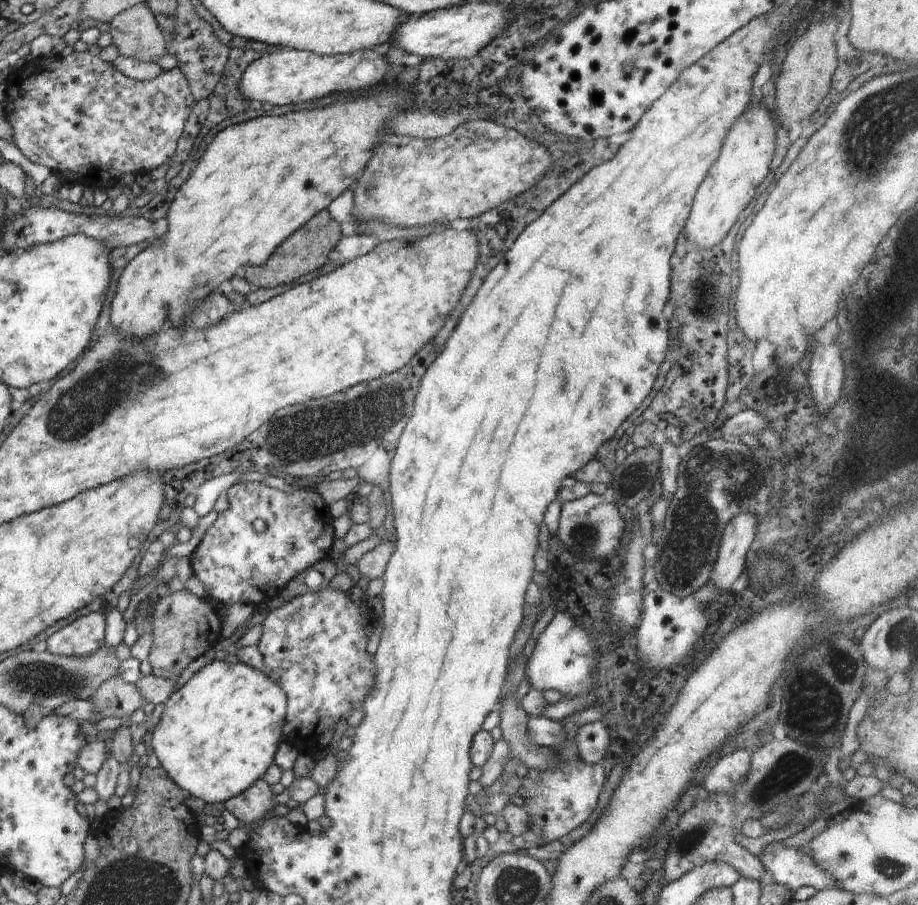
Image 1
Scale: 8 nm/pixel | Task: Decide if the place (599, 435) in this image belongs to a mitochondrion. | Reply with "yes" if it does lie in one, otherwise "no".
no

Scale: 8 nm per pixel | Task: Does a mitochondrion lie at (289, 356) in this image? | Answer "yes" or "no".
no

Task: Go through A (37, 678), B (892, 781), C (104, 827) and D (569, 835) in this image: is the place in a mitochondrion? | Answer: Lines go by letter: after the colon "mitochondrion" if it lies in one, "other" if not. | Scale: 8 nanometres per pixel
A: mitochondrion
B: other
C: other
D: other

